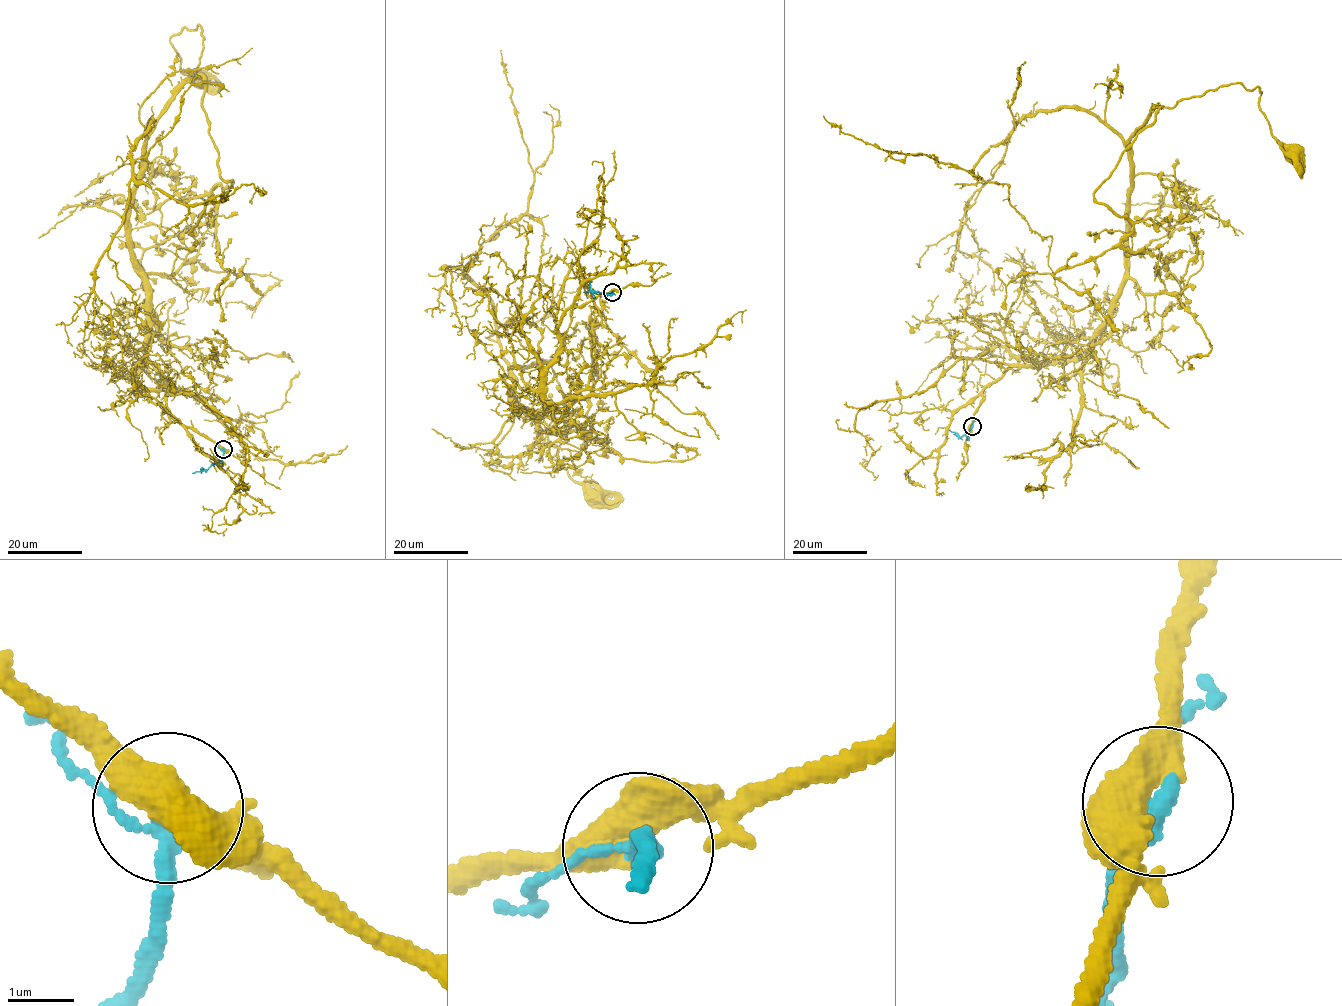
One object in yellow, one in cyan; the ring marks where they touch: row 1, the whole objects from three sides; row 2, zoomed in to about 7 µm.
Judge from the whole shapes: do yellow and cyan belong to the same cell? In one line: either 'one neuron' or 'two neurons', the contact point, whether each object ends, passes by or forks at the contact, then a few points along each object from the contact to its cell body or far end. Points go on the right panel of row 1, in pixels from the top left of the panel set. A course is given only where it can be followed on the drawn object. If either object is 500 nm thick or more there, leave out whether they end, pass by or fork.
one neuron | (972, 426) | yellow via (971, 426), (991, 382), (1073, 361), (1107, 318), (1125, 271), (1130, 138), (1151, 109), (1256, 87), (1294, 154) | cyan via (971, 426), (967, 437), (954, 433)

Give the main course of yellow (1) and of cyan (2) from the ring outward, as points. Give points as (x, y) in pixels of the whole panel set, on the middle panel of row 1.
1: (612, 292), (562, 316), (550, 409), (524, 408), (508, 375), (551, 368), (567, 435), (548, 459), (596, 498)
2: (612, 292), (583, 292)

